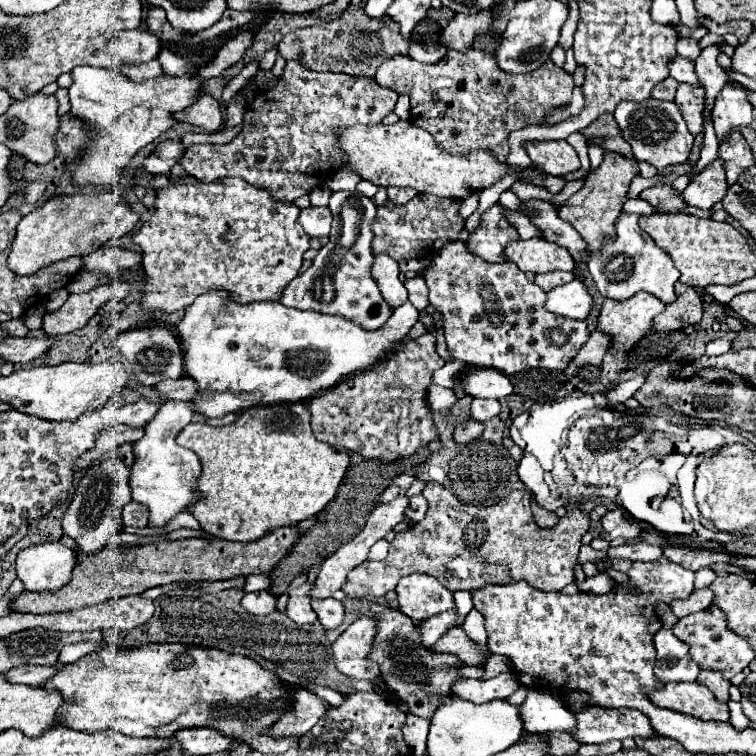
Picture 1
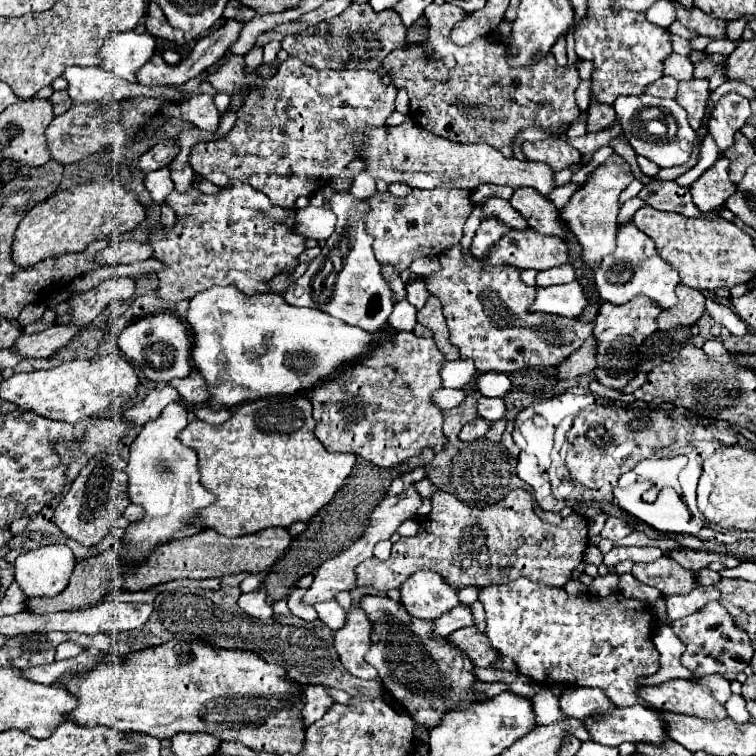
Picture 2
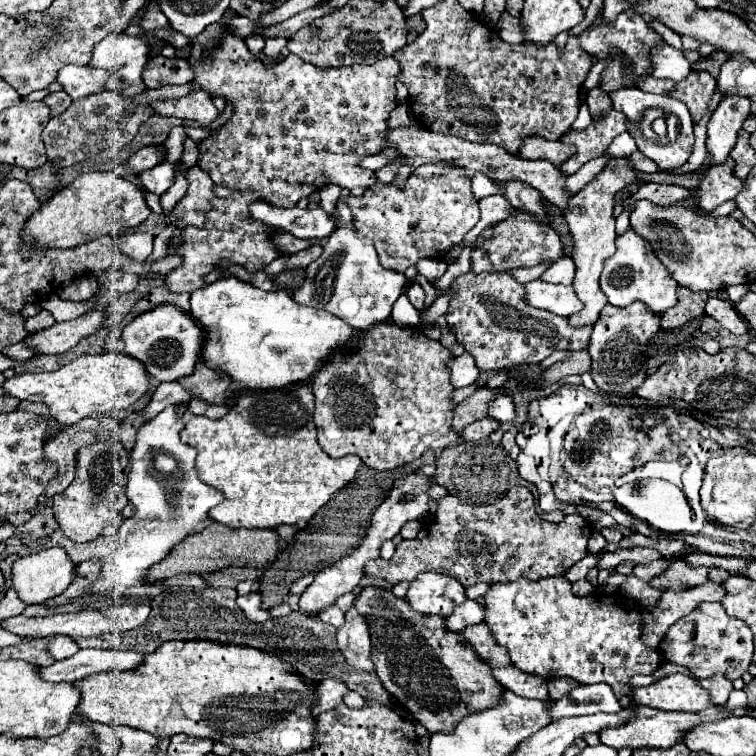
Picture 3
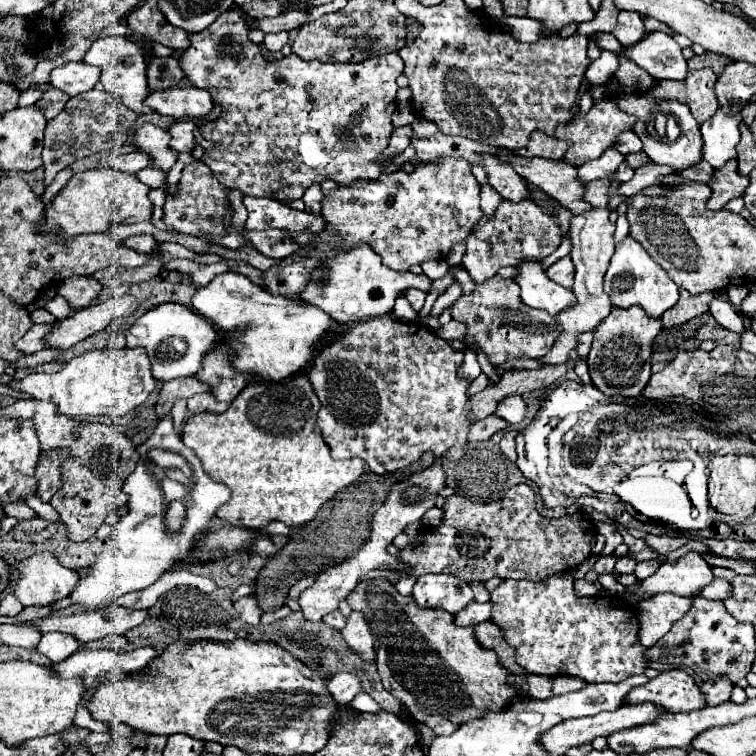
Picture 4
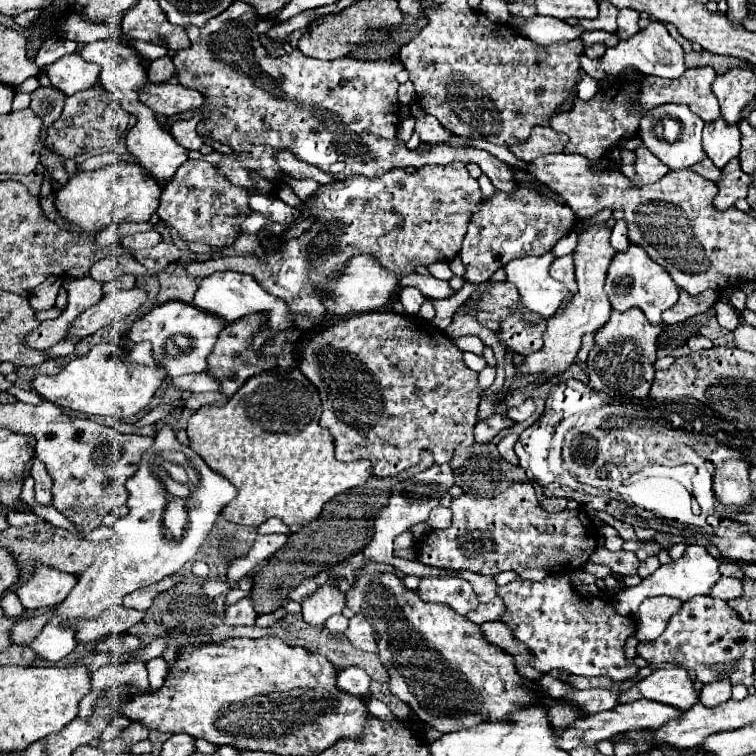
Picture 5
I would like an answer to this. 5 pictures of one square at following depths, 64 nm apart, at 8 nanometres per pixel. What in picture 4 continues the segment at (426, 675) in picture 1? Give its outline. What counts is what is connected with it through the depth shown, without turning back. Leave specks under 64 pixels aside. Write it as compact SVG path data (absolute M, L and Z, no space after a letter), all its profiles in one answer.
M362 580L348 596L348 604L352 610L376 618L376 626L372 626L370 622L370 630L374 636L376 666L384 688L394 698L398 698L420 724L432 728L434 734L448 736L456 732L462 722L480 718L486 712L504 710L508 706L508 700L516 694L516 690L508 686L508 670L500 668L496 654L480 648L480 644L472 640L472 628L456 626L452 614L430 608L416 608L416 604L412 604L412 596L400 596L394 584L390 584L388 580Z

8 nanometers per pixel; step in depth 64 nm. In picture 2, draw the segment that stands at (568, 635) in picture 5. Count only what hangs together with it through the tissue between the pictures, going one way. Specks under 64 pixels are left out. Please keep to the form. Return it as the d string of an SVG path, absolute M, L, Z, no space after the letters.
M518 578L514 582L506 582L506 584L498 584L498 586L488 586L488 588L482 588L480 594L478 594L478 600L482 602L484 606L484 612L486 612L486 636L492 644L492 648L496 648L496 652L500 654L506 654L514 660L518 672L526 678L530 678L534 684L540 684L540 686L588 686L588 688L600 688L604 690L604 694L610 698L612 704L616 706L634 706L634 704L644 704L642 698L638 698L638 690L640 690L640 684L638 680L642 676L650 676L658 670L658 650L654 648L652 644L652 628L654 628L654 618L652 618L652 612L646 610L646 604L640 604L640 600L632 600L632 598L626 598L624 594L620 592L612 592L610 596L606 598L600 598L600 596L594 596L594 594L580 594L580 596L570 596L564 592L564 588L548 588L548 586L542 586L542 584L534 584L530 582L528 578Z

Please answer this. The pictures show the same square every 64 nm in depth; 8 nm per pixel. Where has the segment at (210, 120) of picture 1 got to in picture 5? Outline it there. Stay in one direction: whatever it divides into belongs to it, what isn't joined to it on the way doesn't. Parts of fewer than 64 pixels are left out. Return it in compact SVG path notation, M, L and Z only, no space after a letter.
M146 84L144 90L140 90L140 102L156 114L176 116L204 106L206 98L198 90L182 84Z

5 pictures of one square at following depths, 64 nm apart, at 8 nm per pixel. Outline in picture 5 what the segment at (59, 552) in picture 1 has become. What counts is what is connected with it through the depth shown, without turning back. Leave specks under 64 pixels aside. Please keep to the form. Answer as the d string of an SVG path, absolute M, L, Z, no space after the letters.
M34 564L34 574L16 590L24 608L48 608L66 600L78 578L52 566Z

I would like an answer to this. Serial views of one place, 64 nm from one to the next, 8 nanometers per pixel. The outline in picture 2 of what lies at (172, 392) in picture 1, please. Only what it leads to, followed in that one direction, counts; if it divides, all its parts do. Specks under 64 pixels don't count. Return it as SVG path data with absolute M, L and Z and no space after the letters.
M192 372L190 376L182 378L182 380L170 380L168 382L172 388L178 390L178 394L182 396L184 402L188 404L206 404L208 402L208 390L204 388L204 382L200 380L200 374Z

